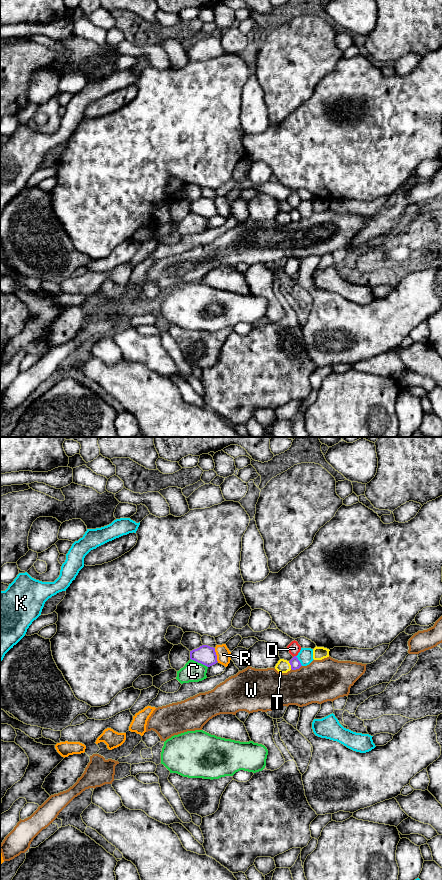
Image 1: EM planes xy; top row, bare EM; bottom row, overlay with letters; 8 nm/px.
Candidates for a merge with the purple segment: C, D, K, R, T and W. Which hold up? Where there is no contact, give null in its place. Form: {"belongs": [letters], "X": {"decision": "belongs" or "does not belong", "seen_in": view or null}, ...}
{"belongs": [], "C": {"decision": "does not belong", "seen_in": "xy"}, "D": {"decision": "does not belong", "seen_in": "xy"}, "K": {"decision": "does not belong", "seen_in": "xy"}, "R": {"decision": "does not belong", "seen_in": "xy"}, "T": {"decision": "does not belong", "seen_in": "xy"}, "W": {"decision": "does not belong", "seen_in": "xy"}}

